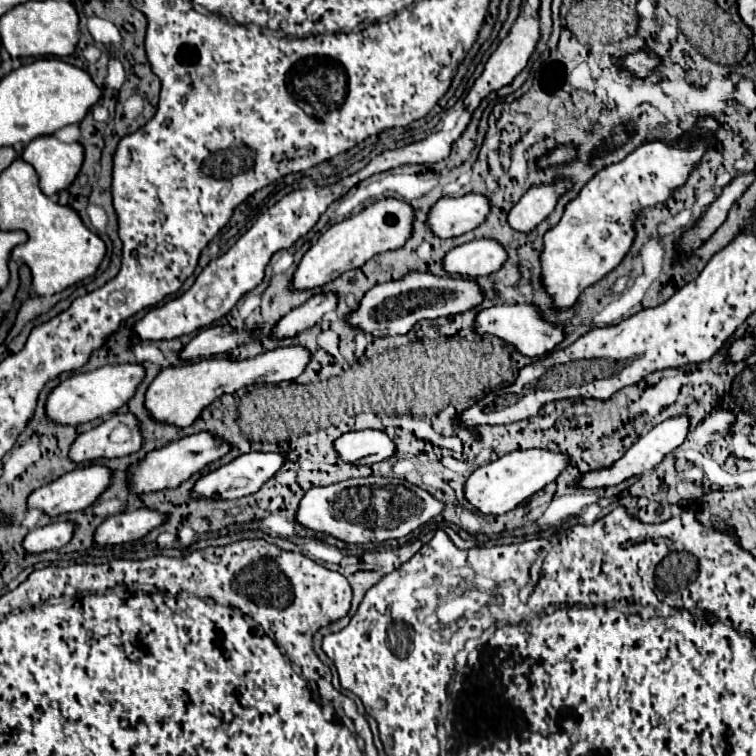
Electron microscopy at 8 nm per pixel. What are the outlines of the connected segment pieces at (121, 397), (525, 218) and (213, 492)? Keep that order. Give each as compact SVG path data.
M139 364L103 366L93 372L73 374L49 392L45 400L45 416L47 420L53 420L53 424L83 424L95 418L105 418L117 412L135 394L143 376L145 376L145 370Z
M567 180L529 188L525 196L509 210L509 216L507 216L509 226L517 228L517 232L531 232L541 220L545 220L553 212L557 198L567 188L569 188Z
M249 452L249 454L243 454L243 456L235 458L233 462L201 476L195 482L195 486L191 488L191 498L201 500L201 498L215 498L217 496L221 500L235 500L235 498L241 498L241 496L249 496L249 494L257 492L263 486L263 482L267 482L281 468L281 464L283 464L283 456L275 454L275 452Z

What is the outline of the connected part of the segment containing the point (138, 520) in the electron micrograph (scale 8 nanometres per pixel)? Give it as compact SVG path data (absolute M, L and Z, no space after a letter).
M141 508L135 512L123 512L107 518L97 530L93 540L101 546L105 544L125 544L143 538L149 530L157 528L165 516L157 510Z

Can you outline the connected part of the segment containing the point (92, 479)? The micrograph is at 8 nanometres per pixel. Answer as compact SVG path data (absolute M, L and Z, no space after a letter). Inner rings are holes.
M91 464L87 468L77 468L57 480L53 480L47 486L37 488L37 492L33 492L27 500L27 508L37 508L41 512L45 512L47 516L55 518L59 514L67 514L67 512L77 512L77 510L85 510L87 506L91 506L97 496L109 486L111 480L111 472L109 468L101 466L101 464Z

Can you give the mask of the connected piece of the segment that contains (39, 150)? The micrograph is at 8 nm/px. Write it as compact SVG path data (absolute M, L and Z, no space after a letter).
M39 136L25 146L21 158L35 168L43 194L55 196L75 180L83 162L83 146L63 144L55 136Z

